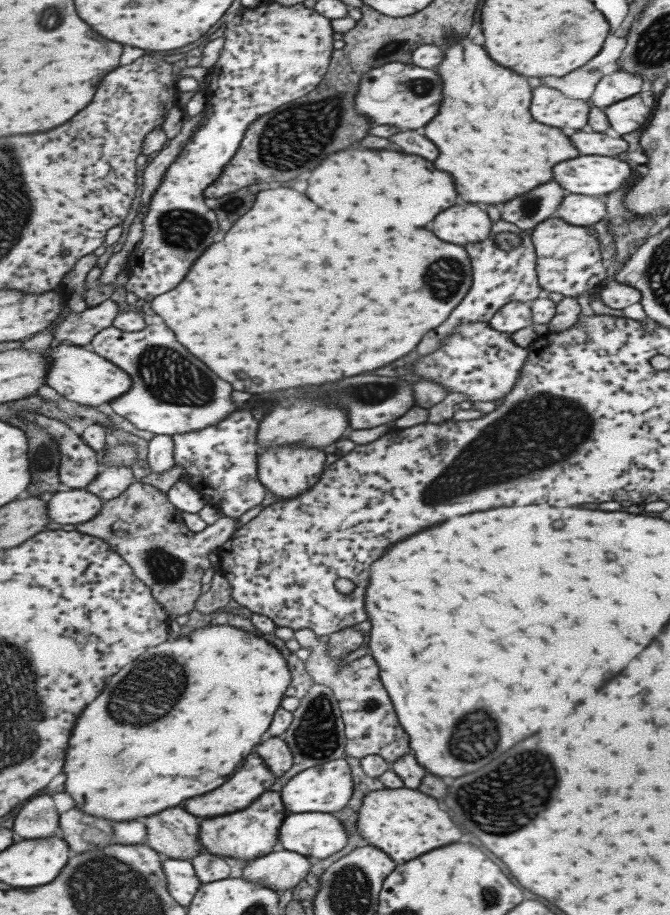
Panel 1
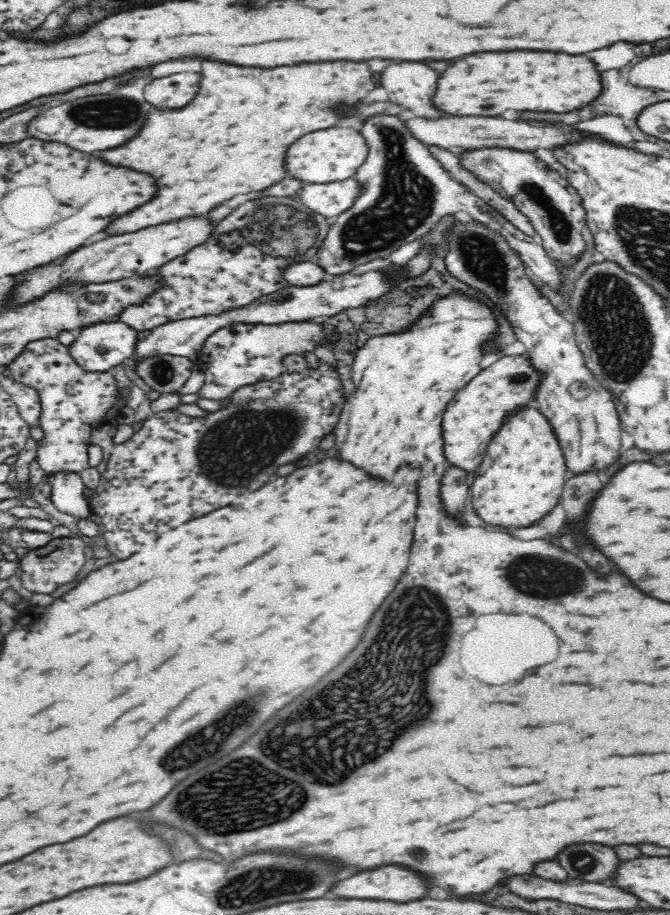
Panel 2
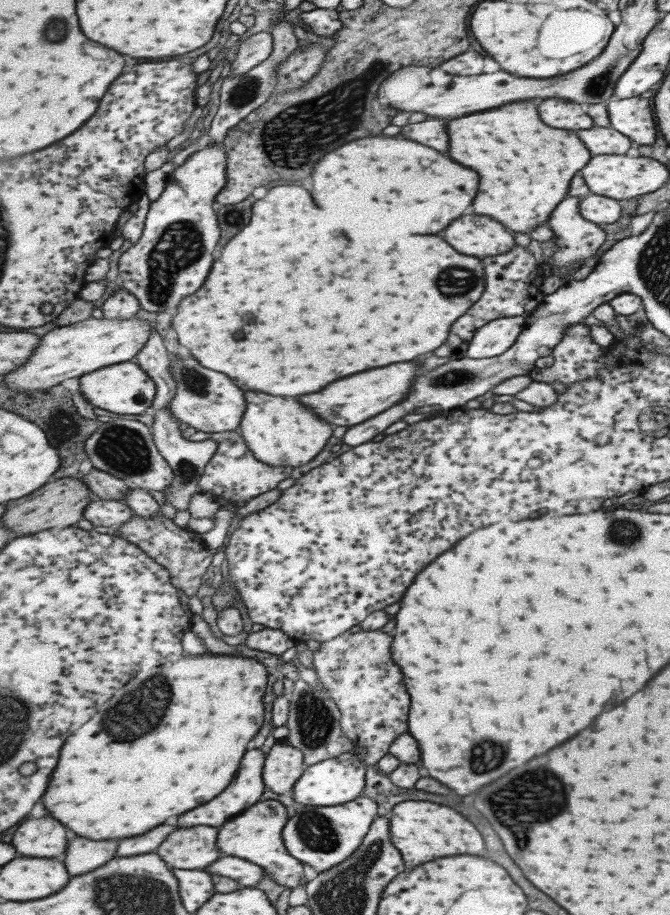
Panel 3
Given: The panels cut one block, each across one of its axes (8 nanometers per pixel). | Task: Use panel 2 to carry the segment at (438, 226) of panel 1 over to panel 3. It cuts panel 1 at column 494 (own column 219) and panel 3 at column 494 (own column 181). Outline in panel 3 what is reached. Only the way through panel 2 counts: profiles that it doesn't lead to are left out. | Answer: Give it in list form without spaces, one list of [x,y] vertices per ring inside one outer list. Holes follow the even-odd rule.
[[[465,216],[453,222],[449,230],[445,230],[449,242],[461,250],[461,254],[469,254],[481,260],[495,258],[501,254],[509,254],[515,244],[515,232],[507,230],[505,224],[485,218],[485,216]]]

